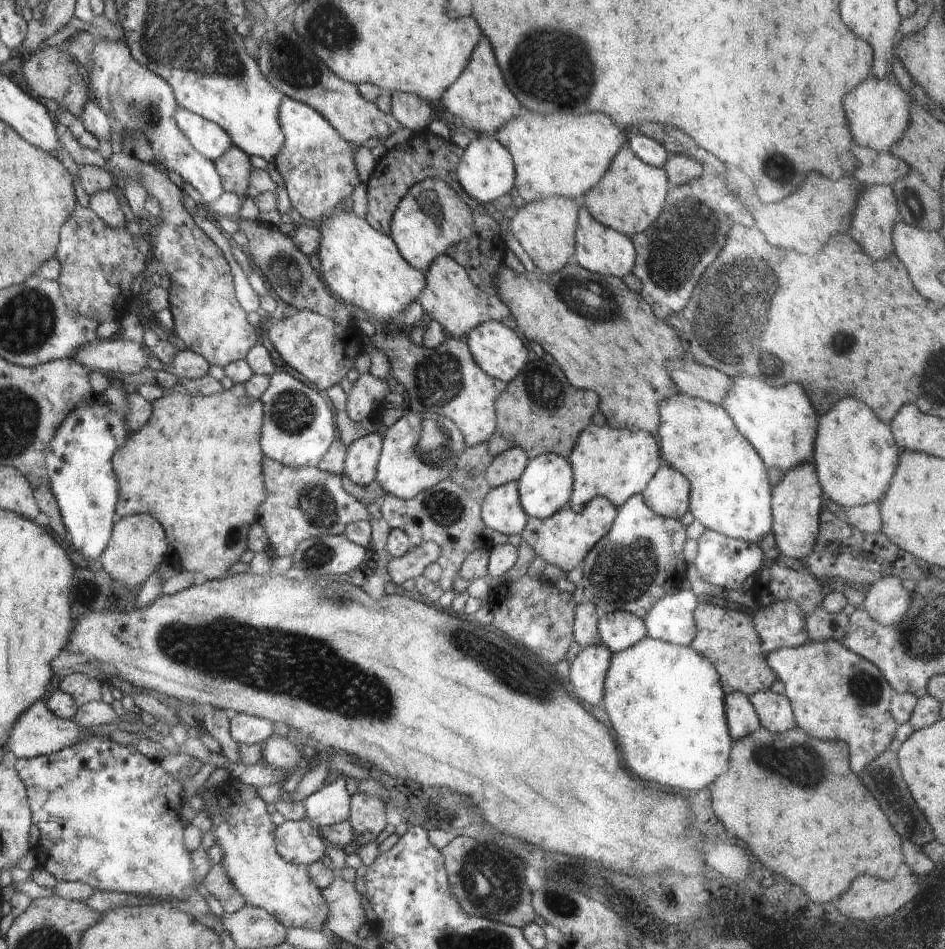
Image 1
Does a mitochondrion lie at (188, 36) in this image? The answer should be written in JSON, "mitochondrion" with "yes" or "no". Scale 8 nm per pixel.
{"mitochondrion":"yes"}

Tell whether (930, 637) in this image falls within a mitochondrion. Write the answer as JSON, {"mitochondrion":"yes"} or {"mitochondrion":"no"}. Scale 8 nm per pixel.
{"mitochondrion":"yes"}

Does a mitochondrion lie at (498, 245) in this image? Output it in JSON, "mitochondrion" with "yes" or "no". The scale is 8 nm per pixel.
{"mitochondrion":"no"}

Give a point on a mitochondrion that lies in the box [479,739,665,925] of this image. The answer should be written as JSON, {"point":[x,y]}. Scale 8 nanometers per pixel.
{"point":[560,903]}

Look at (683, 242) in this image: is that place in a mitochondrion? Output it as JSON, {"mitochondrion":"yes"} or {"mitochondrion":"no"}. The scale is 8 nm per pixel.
{"mitochondrion":"yes"}

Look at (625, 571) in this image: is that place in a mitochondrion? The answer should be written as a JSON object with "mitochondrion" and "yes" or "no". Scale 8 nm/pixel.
{"mitochondrion":"yes"}

